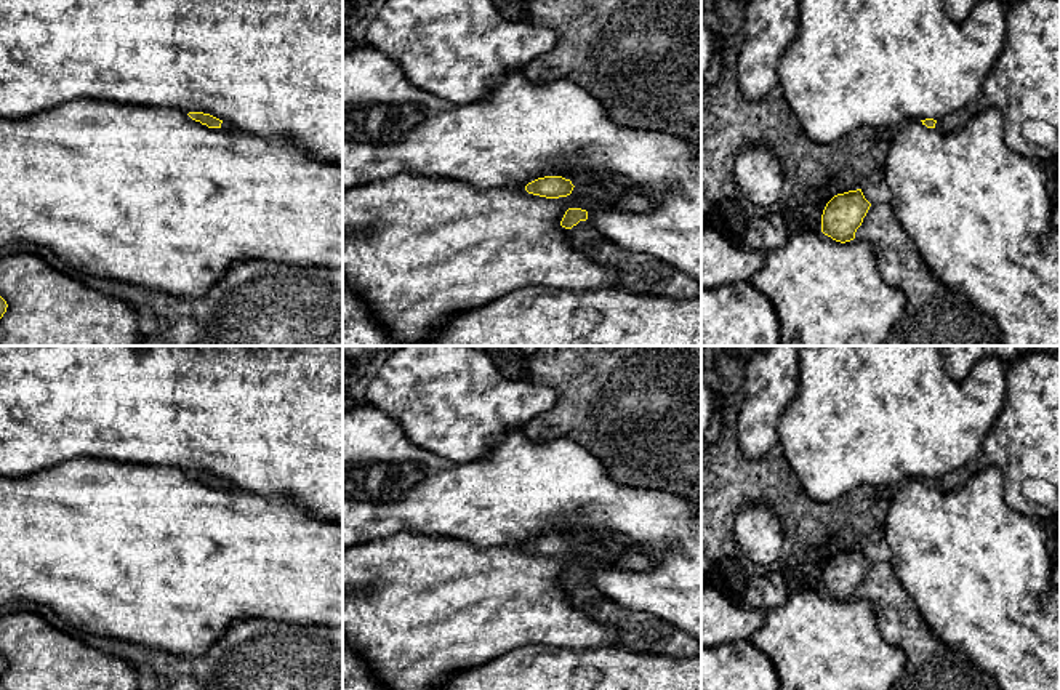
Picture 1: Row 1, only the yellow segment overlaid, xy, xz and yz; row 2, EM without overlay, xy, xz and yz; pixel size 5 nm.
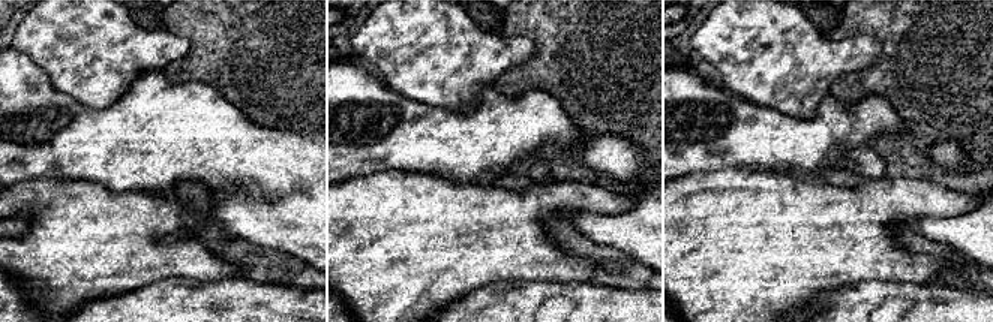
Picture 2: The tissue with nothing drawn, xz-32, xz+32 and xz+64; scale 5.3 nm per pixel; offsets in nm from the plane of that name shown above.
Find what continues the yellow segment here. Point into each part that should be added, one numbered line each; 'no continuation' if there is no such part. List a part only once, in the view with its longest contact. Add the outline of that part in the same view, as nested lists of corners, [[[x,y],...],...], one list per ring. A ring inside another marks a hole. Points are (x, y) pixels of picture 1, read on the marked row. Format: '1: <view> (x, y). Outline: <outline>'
1: xz (639, 274). Outline: [[[589,221],[568,229],[568,242],[596,264],[616,269],[620,288],[632,295],[687,299],[701,293],[700,282],[658,258],[618,247]]]

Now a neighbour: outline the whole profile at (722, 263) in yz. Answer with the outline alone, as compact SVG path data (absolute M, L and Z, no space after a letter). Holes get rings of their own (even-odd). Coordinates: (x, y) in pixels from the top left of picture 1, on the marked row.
M701 224L701 290L749 280L764 266L765 256Z

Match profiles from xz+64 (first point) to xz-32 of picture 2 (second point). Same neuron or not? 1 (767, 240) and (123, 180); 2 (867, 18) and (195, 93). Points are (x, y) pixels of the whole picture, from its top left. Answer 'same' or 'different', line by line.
1: different
2: different

